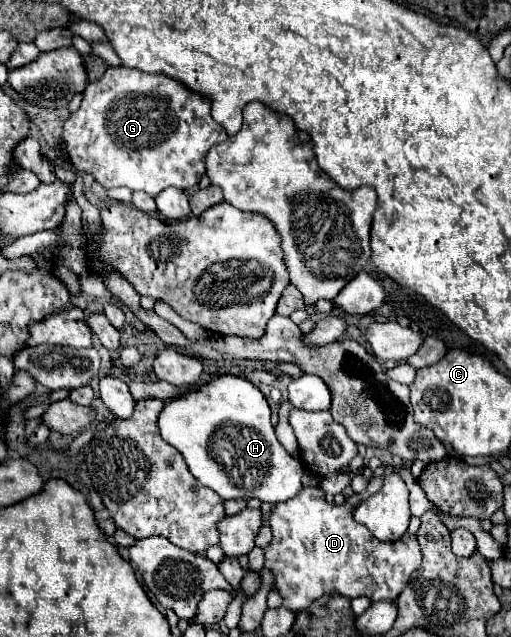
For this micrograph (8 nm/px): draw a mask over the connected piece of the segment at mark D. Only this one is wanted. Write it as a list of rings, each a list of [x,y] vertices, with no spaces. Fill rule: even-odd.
[[[366,487],[360,495],[352,495],[346,505],[338,507],[324,501],[322,489],[300,489],[292,499],[274,505],[270,517],[274,537],[264,553],[266,567],[276,577],[276,589],[286,609],[296,613],[334,591],[350,599],[364,595],[370,601],[394,601],[402,593],[406,581],[422,561],[420,545],[412,533],[406,533],[394,543],[382,543],[352,519],[352,505],[370,497],[370,493],[376,493],[376,489]]]

